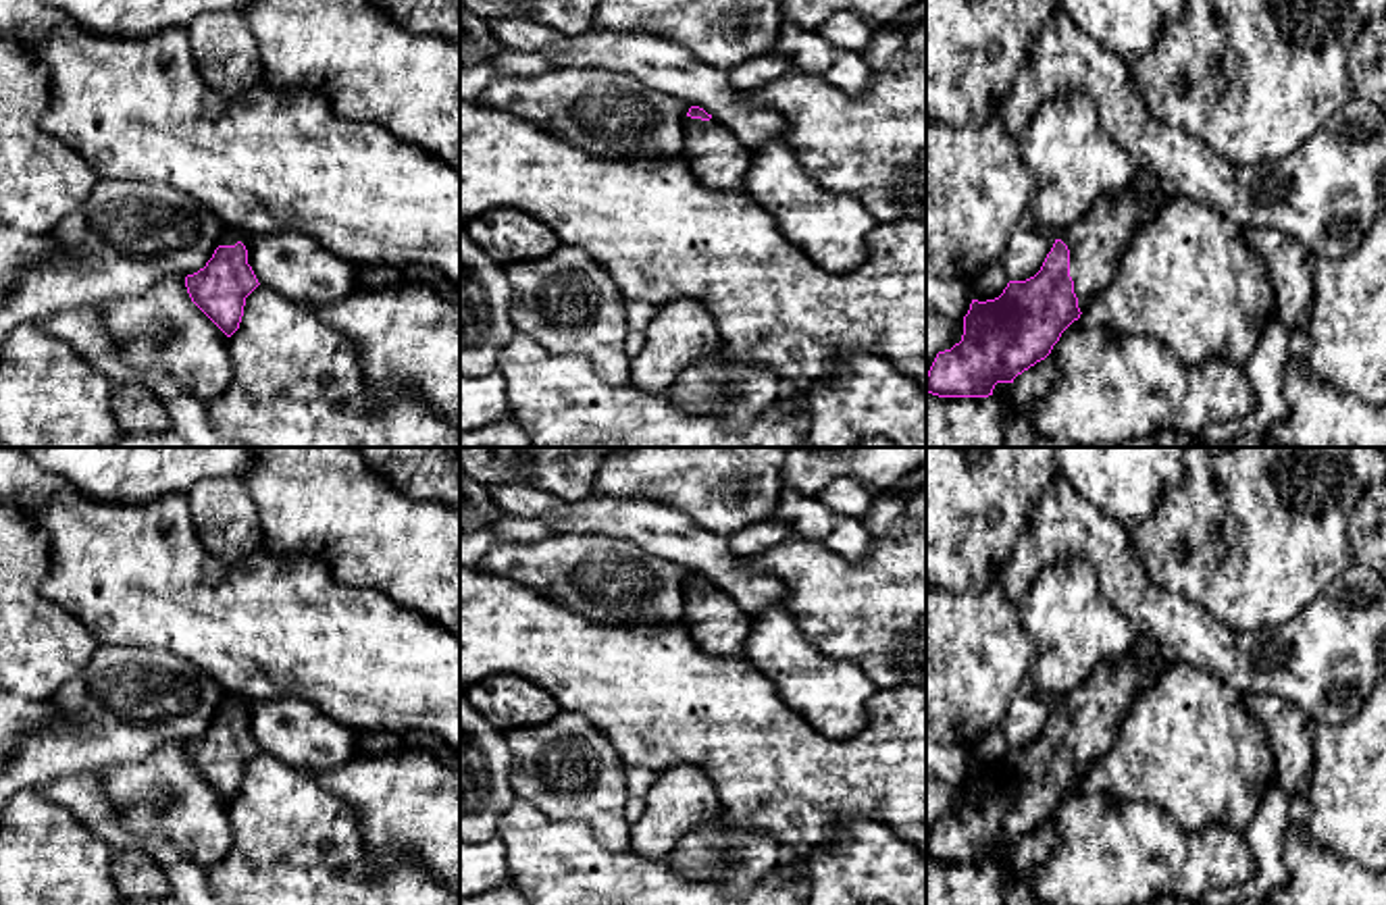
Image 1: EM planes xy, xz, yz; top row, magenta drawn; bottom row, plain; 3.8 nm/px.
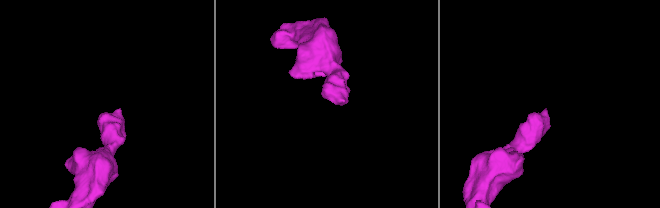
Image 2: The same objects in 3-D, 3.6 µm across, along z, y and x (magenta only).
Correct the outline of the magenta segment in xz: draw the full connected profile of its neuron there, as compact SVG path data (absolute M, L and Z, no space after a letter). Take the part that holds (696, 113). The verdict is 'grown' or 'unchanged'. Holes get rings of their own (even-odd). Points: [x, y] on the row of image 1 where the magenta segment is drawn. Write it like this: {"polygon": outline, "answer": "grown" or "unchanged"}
{"polygon": "M699 106L689 108L683 131L683 160L693 177L716 191L745 193L751 150Z", "answer": "grown"}

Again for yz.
{"polygon": "M1165 185L1153 196L1136 191L1101 196L1078 223L1055 233L1055 243L1034 277L1009 281L995 300L972 300L961 341L936 354L926 374L926 391L939 397L989 397L997 383L1013 383L1018 374L1045 360L1061 333L1111 283L1136 229L1172 196Z", "answer": "grown"}

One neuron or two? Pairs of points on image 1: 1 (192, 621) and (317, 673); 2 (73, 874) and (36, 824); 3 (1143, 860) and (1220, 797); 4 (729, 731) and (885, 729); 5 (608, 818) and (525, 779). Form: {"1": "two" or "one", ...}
{"1": "one", "2": "one", "3": "two", "4": "one", "5": "one"}

